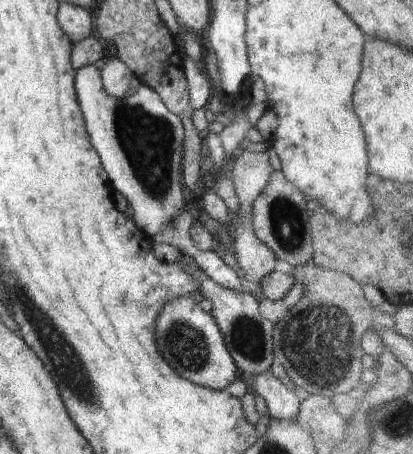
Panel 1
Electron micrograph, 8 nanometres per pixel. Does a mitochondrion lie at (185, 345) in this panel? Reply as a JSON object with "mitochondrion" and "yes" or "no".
{"mitochondrion":"yes"}

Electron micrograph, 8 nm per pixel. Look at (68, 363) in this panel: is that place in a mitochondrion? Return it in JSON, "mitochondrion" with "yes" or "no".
{"mitochondrion":"yes"}

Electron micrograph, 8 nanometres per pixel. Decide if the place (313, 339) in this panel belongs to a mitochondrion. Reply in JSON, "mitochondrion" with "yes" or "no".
{"mitochondrion":"yes"}

